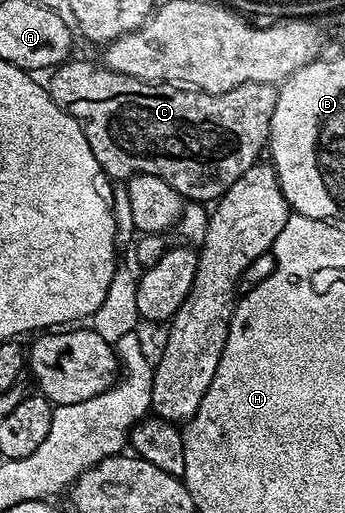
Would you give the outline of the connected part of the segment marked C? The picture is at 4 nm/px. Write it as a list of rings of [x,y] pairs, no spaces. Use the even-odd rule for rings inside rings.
[[[76,59],[68,60],[66,63],[58,66],[58,68],[54,70],[53,76],[55,76],[55,78],[52,79],[51,85],[49,84],[49,92],[51,98],[53,99],[53,103],[57,103],[57,107],[61,107],[63,110],[65,110],[65,112],[67,112],[68,115],[70,115],[70,117],[74,119],[76,124],[78,124],[80,128],[83,129],[83,134],[85,135],[85,139],[89,143],[89,147],[93,151],[93,155],[95,156],[95,158],[99,160],[100,170],[106,173],[108,178],[116,179],[115,177],[119,177],[122,175],[123,169],[135,169],[131,171],[134,171],[136,174],[139,175],[157,177],[164,186],[172,185],[172,187],[175,188],[176,191],[179,192],[181,196],[187,197],[183,199],[190,199],[192,202],[195,203],[211,203],[214,202],[216,198],[220,196],[220,194],[222,194],[223,190],[226,189],[228,185],[232,185],[232,183],[235,180],[237,180],[240,173],[245,172],[250,165],[256,164],[258,157],[255,156],[257,156],[258,153],[262,151],[262,149],[264,152],[265,146],[268,144],[269,138],[271,136],[271,120],[273,119],[273,115],[275,114],[275,104],[277,103],[277,99],[279,98],[278,88],[276,88],[274,84],[267,84],[265,82],[247,81],[245,82],[245,84],[237,85],[232,89],[230,89],[229,91],[225,91],[224,93],[205,93],[194,87],[180,87],[178,84],[175,83],[156,83],[154,81],[148,81],[141,77],[130,77],[129,75],[125,75],[124,73],[114,73],[111,69],[108,69],[106,67],[100,67],[100,69],[98,69],[97,66],[90,65],[90,63],[87,61],[75,61],[75,60]]]

